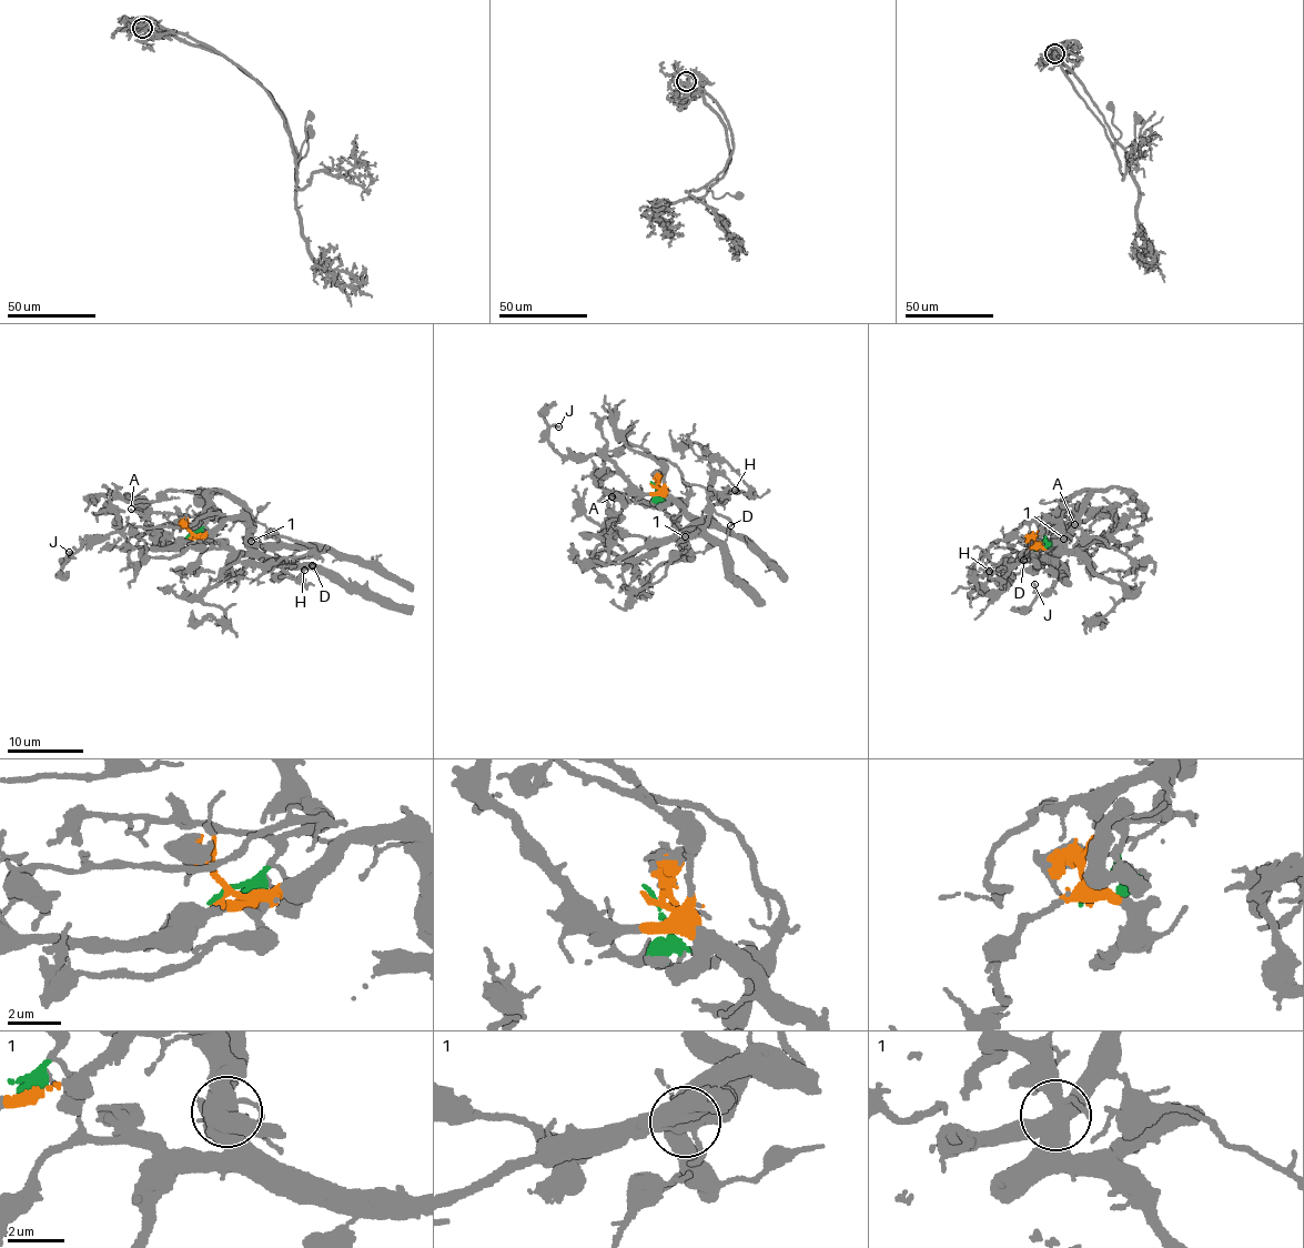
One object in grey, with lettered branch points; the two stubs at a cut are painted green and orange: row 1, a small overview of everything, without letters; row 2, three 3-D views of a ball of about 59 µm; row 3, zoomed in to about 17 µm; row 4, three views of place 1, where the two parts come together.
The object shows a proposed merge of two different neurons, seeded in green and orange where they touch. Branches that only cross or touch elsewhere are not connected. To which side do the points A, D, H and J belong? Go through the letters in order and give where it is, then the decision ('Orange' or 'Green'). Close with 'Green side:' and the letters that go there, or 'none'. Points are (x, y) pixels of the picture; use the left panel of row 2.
A: Place: (131, 509). Green
D: Place: (312, 565). Orange
H: Place: (304, 570). Orange
J: Place: (69, 552). Orange
Green side: A

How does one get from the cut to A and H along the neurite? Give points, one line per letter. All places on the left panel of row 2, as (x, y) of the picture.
A: (189, 535), (203, 527), (203, 521), (182, 514), (130, 510)
H: (186, 535), (204, 535), (228, 520), (243, 519), (253, 546), (278, 560), (293, 577), (299, 577), (304, 569)

